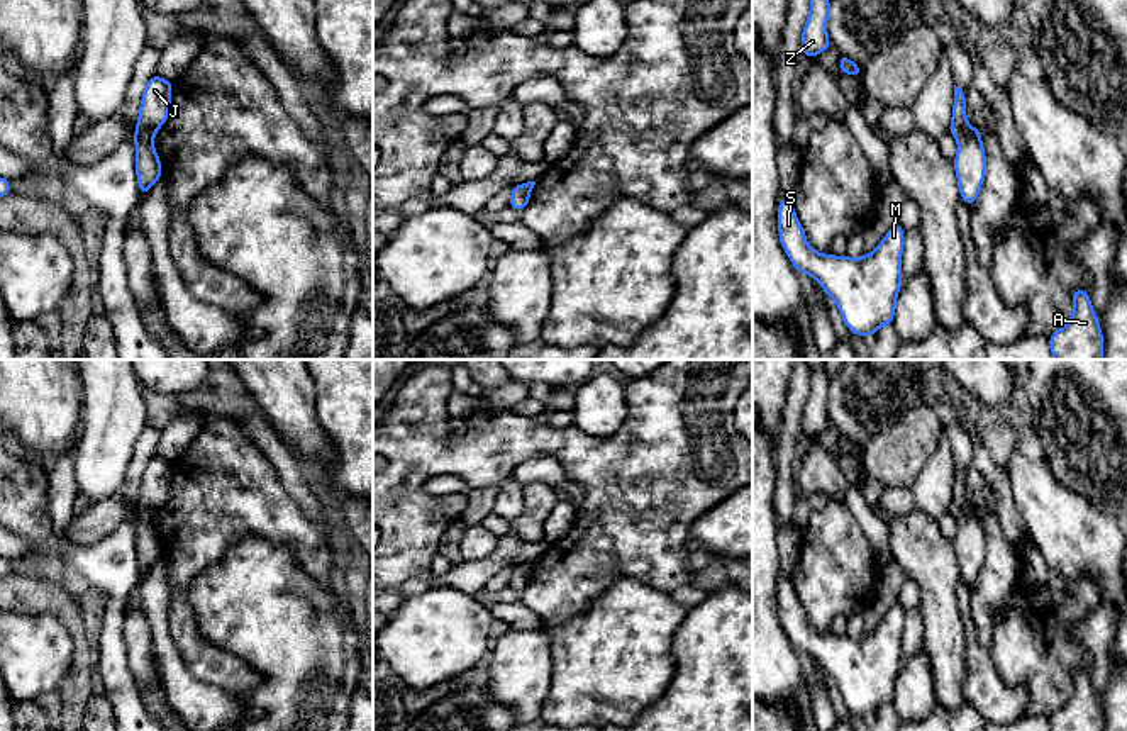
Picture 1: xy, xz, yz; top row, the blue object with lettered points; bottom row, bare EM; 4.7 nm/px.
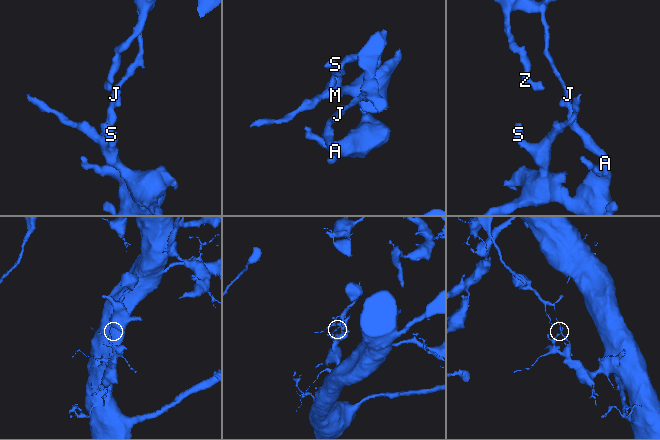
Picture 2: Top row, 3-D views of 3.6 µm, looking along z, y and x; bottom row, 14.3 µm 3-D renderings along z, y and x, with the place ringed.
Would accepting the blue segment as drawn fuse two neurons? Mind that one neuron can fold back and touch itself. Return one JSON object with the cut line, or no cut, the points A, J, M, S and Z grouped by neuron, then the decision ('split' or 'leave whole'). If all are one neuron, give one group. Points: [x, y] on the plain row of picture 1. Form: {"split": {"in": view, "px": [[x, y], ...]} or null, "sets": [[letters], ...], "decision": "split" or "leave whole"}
{"split": {"in": "xy", "px": [[136, 511], [151, 521]]}, "sets": [["A", "M", "S"], ["J", "Z"]], "decision": "split"}

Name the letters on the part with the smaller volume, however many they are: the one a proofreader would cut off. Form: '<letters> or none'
J, Z

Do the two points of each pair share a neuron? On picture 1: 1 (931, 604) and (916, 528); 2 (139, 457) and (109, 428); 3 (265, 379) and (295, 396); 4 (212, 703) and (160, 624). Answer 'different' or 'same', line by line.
1: same
2: different
3: same
4: same

